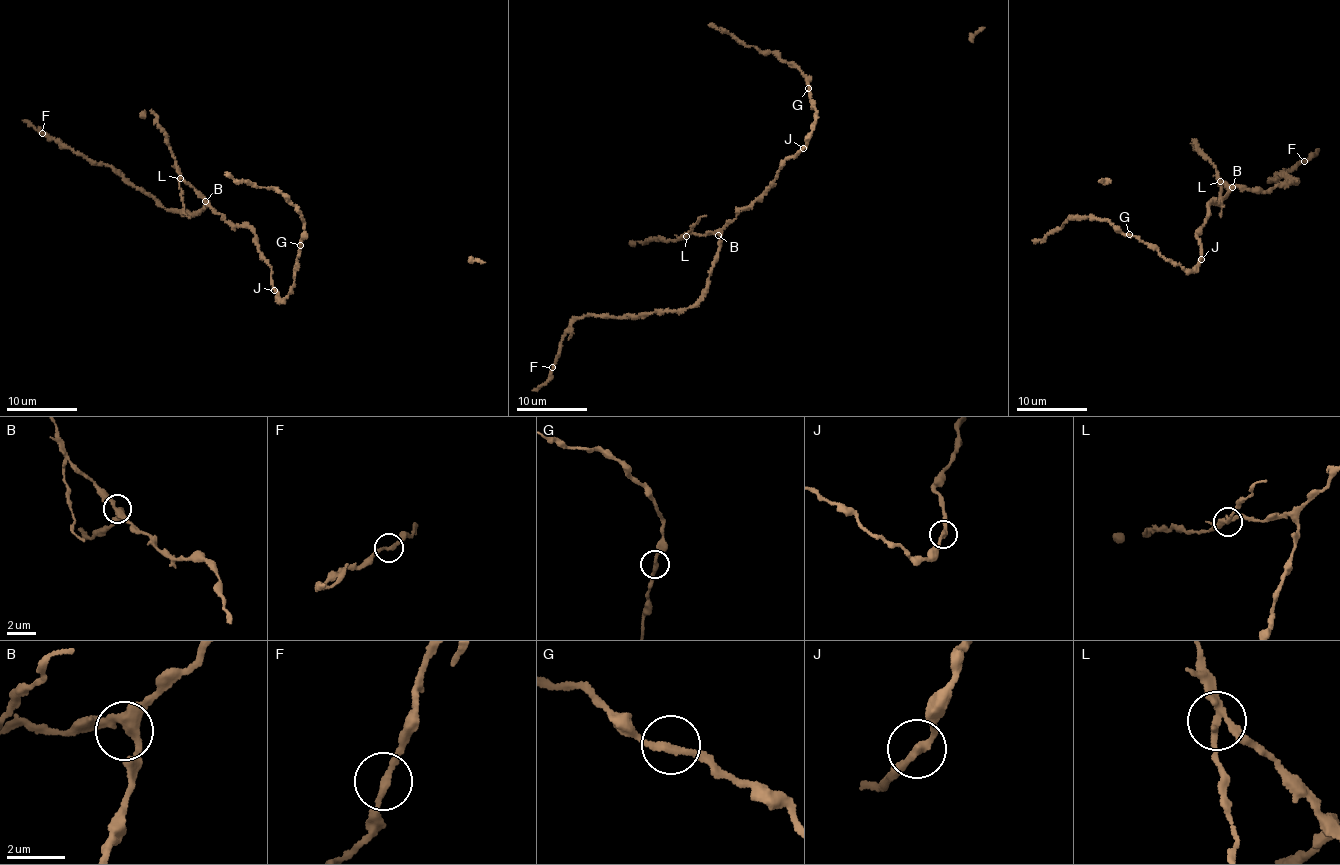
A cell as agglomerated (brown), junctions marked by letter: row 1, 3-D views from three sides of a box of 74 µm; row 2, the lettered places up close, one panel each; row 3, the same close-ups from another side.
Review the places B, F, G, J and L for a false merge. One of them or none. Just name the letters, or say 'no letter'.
L

